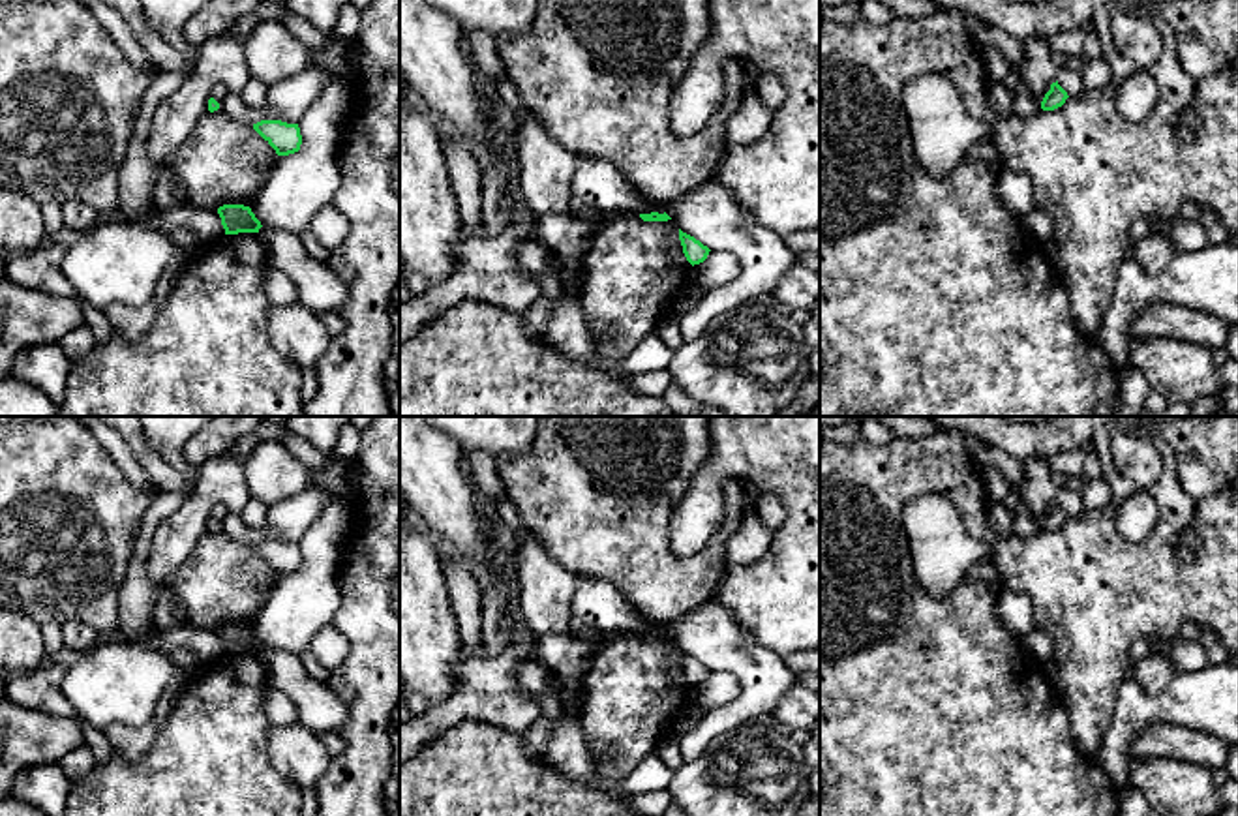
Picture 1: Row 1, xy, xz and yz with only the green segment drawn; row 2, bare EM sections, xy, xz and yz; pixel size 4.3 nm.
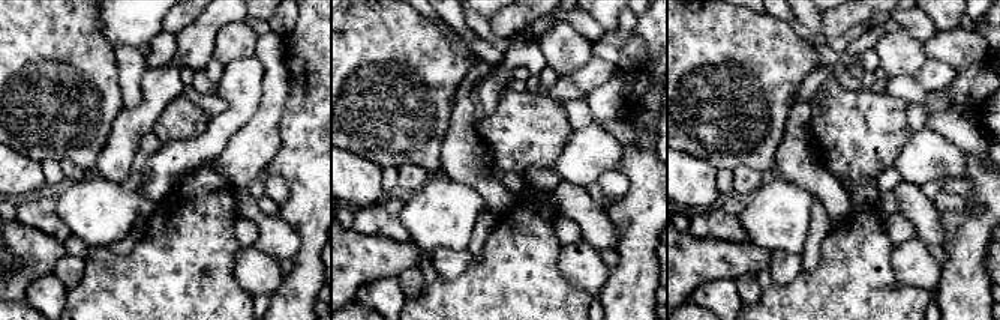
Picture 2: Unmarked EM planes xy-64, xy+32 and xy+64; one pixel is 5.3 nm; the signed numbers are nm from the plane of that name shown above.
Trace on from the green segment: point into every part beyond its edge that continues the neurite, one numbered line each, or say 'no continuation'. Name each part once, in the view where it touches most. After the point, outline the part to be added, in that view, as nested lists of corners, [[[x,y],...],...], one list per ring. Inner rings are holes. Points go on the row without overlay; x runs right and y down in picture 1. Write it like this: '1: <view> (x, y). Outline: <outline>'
no continuation

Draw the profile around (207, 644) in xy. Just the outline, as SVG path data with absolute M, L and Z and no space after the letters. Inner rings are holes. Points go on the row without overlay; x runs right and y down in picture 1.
M189 623L169 630L158 630L139 640L141 645L167 653L173 647L188 647L203 664L210 664L225 655L221 638L216 630L195 628Z

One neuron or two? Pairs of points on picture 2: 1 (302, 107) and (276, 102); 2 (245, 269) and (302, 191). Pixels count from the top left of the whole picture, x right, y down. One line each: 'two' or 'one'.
1: two
2: two

